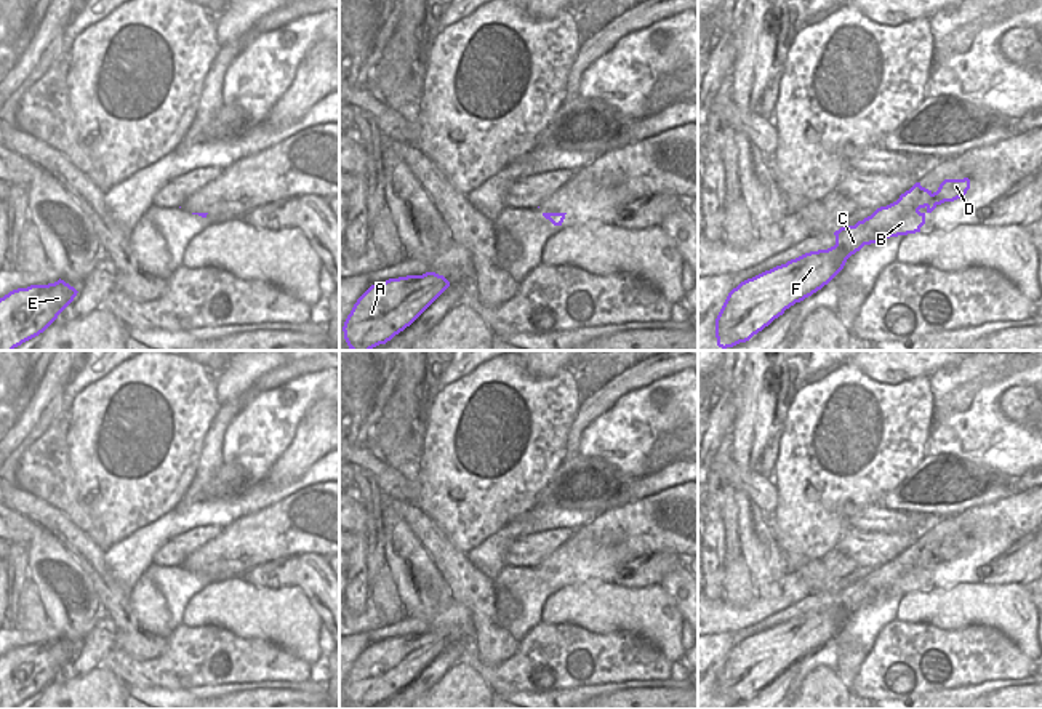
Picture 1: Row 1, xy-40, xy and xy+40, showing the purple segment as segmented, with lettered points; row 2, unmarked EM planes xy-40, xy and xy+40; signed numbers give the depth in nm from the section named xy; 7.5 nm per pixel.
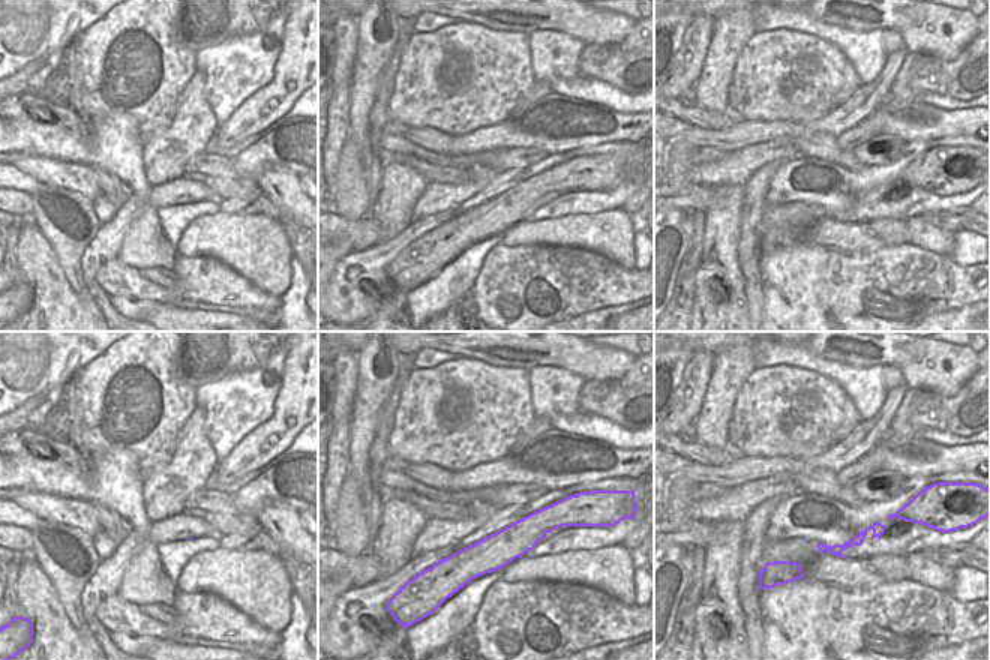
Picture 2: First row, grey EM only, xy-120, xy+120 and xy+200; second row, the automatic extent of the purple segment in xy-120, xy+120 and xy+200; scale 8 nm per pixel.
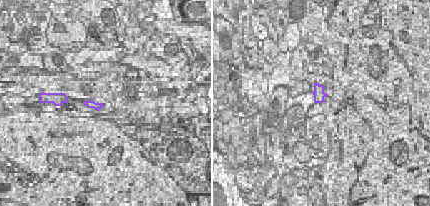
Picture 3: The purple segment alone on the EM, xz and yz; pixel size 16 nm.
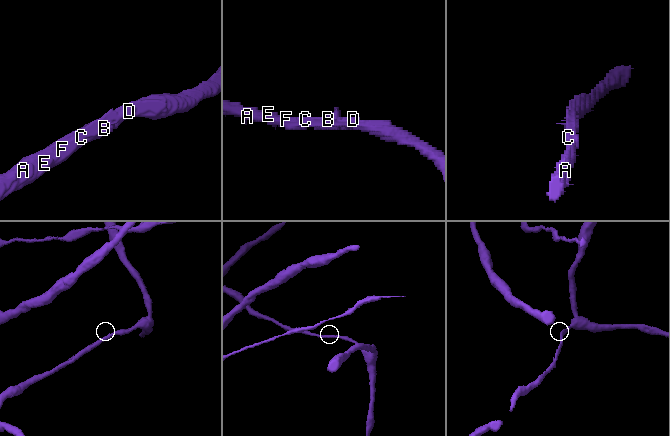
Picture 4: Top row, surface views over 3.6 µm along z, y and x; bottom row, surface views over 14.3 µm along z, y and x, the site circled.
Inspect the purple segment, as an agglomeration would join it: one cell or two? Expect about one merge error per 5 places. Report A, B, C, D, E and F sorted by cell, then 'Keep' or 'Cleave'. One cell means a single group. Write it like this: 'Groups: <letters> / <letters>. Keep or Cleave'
Groups: A B C D E F. Keep

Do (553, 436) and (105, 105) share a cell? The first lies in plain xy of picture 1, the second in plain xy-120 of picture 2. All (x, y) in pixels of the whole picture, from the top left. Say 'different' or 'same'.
same

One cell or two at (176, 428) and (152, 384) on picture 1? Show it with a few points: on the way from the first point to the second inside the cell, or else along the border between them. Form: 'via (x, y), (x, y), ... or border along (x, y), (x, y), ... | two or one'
via (165, 416), (160, 412), (160, 396) | one

